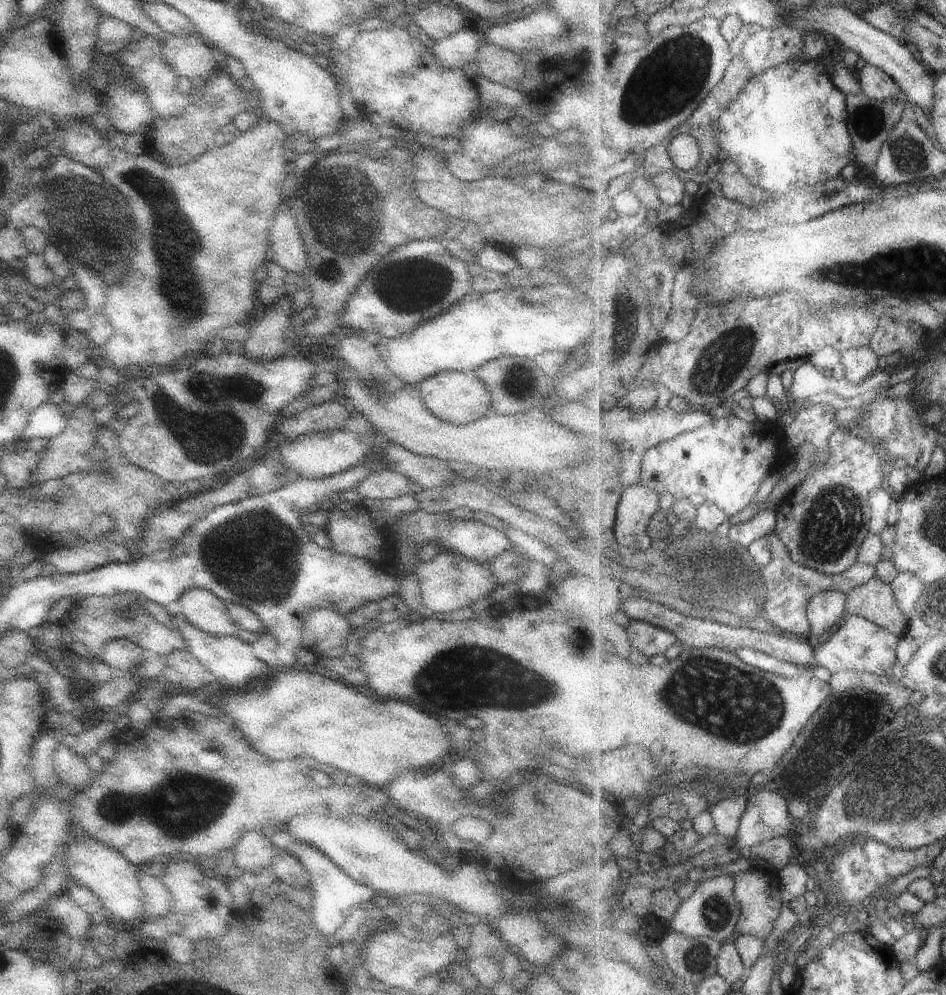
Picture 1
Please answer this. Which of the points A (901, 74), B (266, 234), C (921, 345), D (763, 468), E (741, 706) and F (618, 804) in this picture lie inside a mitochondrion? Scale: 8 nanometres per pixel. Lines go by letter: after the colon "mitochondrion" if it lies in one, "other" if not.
A: other
B: other
C: other
D: other
E: mitochondrion
F: other

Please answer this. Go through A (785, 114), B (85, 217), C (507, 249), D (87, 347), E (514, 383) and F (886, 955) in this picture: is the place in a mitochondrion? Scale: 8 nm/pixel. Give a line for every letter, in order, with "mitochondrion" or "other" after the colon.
A: other
B: mitochondrion
C: other
D: other
E: mitochondrion
F: other

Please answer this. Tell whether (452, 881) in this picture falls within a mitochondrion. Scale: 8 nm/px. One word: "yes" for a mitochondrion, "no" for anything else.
no

